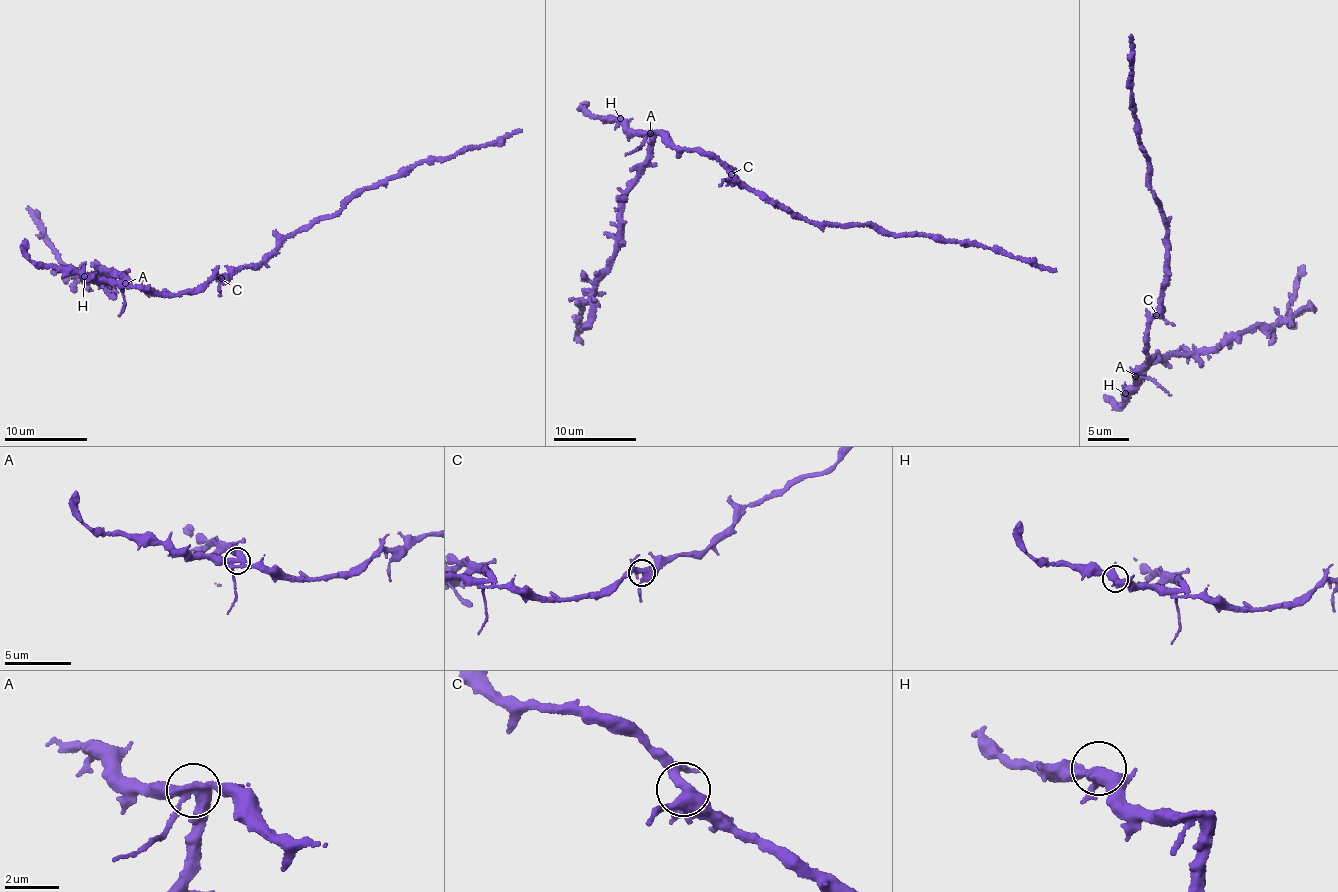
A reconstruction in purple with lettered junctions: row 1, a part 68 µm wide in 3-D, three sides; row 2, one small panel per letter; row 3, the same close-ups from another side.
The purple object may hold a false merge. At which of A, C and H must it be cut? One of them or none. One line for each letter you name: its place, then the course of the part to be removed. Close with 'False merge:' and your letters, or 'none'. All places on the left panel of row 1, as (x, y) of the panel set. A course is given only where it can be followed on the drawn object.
A: Place: (125, 283). Course of the part to remove: (125, 283), (127, 280), (119, 276), (101, 277), (108, 283), (74, 273), (59, 259), (28, 206)
False merge: A

